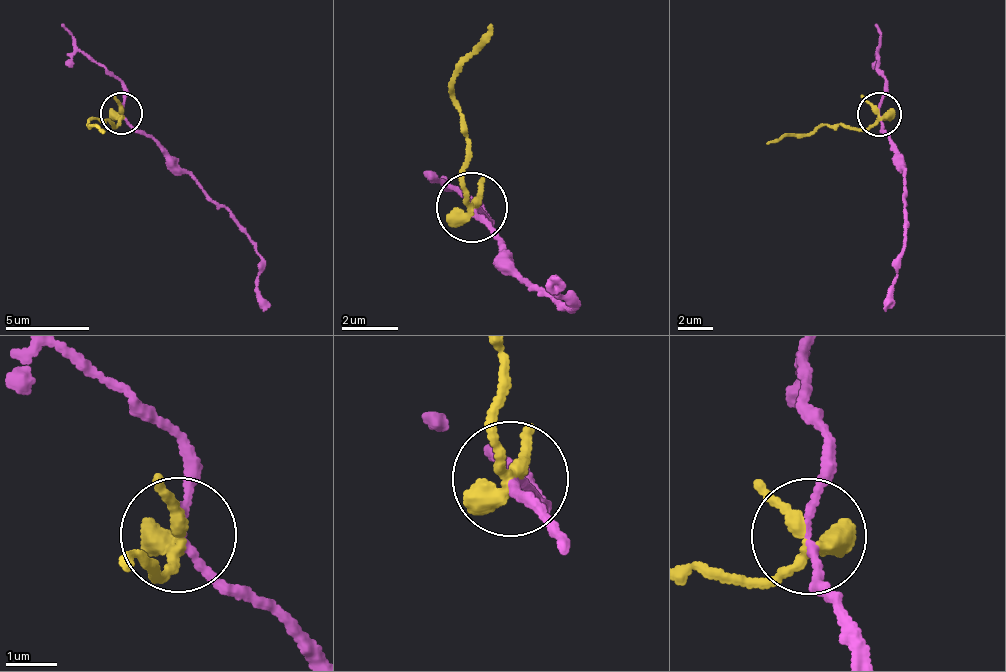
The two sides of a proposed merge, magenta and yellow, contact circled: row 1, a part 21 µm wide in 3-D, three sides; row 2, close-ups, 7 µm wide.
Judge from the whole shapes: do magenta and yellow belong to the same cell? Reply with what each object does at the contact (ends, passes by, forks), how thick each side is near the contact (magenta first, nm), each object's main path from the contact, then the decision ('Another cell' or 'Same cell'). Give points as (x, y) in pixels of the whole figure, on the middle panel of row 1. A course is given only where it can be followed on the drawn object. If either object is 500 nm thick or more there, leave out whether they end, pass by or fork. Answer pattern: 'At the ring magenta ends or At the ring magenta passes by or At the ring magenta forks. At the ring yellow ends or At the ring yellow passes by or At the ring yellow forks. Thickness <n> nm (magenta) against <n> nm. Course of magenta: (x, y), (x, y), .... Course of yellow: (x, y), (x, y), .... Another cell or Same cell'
At the ring magenta passes by. At the ring yellow forks. Thickness 120 nm (magenta) against 240 nm. Course of magenta: (473, 209), (522, 283), (570, 308), (548, 289), (559, 280). Course of yellow: (473, 209), (465, 179), (467, 123), (452, 81), (490, 22). Another cell

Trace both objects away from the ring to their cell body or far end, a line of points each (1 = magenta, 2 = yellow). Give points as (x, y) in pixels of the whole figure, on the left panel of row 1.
1: (122, 114), (227, 212), (257, 253), (258, 298), (268, 310)
2: (122, 114), (116, 126), (104, 119), (86, 122), (101, 132)

